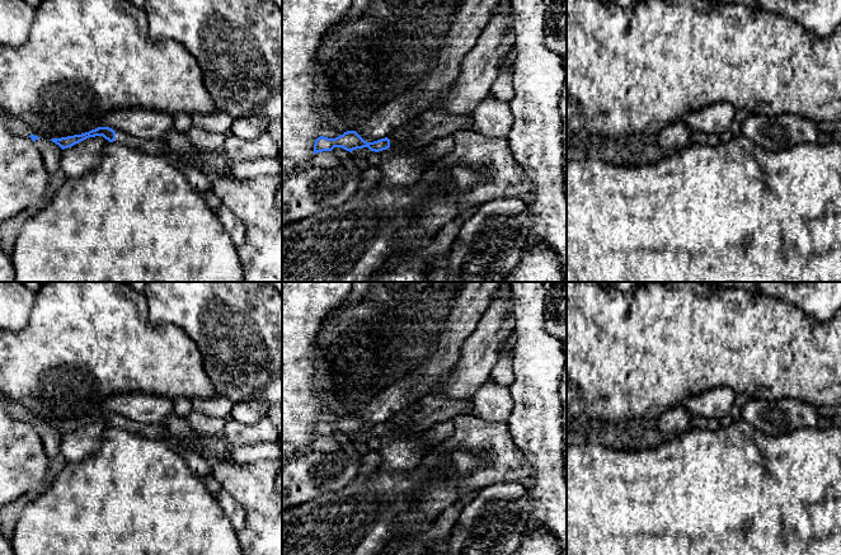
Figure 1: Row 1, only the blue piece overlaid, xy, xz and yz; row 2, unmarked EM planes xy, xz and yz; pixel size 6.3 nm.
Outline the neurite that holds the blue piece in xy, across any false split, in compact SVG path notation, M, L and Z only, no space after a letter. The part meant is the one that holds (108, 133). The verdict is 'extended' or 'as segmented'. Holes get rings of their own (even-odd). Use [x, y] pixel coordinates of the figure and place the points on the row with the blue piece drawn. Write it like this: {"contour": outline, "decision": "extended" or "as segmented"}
{"contour": "M98 127L95 130L91 130L81 135L74 135L74 136L67 136L67 137L61 137L61 138L52 138L50 141L55 142L64 150L89 137L95 137L95 136L103 136L109 142L116 141L118 144L133 147L149 155L166 157L168 154L173 152L170 145L168 144L165 138L164 140L145 140L140 137L133 137L121 131L114 131L109 127Z", "decision": "extended"}

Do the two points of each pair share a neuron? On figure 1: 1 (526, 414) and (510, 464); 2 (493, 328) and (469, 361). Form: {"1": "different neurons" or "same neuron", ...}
{"1": "different neurons", "2": "same neuron"}

